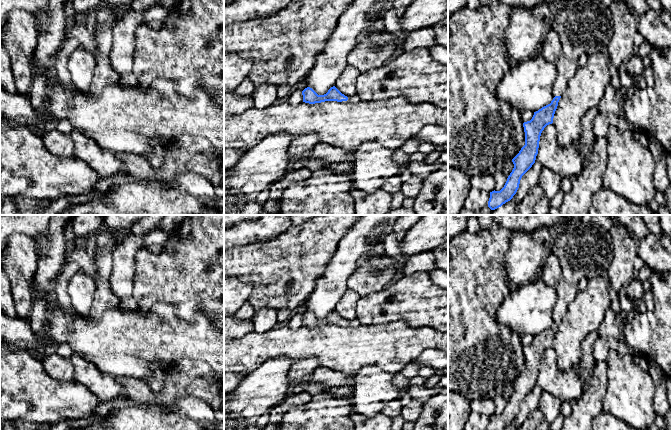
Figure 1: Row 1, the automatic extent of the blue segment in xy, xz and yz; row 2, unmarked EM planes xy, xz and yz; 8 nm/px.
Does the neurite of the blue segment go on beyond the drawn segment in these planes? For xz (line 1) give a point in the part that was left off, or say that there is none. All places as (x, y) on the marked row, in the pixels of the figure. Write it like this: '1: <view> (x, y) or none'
1: none

